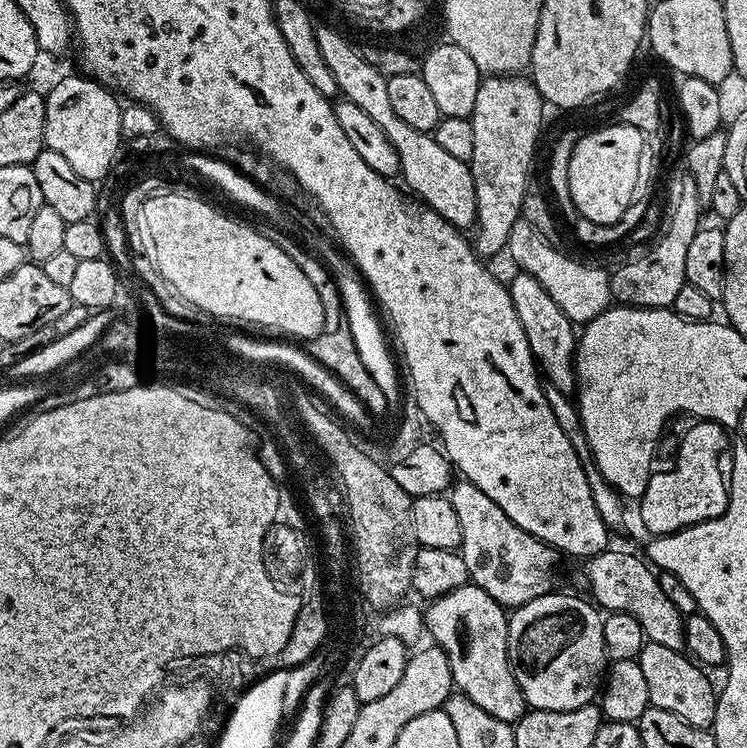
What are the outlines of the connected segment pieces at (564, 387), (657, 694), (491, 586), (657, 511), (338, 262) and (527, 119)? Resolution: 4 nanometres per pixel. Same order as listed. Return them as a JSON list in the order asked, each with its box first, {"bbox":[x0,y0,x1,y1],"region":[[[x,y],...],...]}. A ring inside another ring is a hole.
[{"bbox":[507,271,578,394],"region":[[[517,271],[516,277],[507,281],[510,302],[514,302],[514,314],[518,314],[518,322],[522,322],[522,334],[526,334],[526,342],[532,351],[532,358],[543,379],[567,394],[576,391],[576,345],[578,332],[572,320],[562,314],[562,309],[546,294],[538,278]]]},{"bbox":[638,643,717,729],"region":[[[645,643],[638,657],[643,677],[649,691],[649,705],[662,710],[670,710],[670,714],[678,714],[690,726],[711,729],[716,720],[717,689],[712,689],[708,681],[709,673],[695,660],[689,658],[684,652],[670,650],[670,646],[658,646]]]},{"bbox":[447,479,557,610],"region":[[[457,479],[451,485],[447,498],[454,506],[454,514],[458,514],[458,526],[462,526],[458,551],[466,562],[471,583],[486,590],[490,598],[508,610],[520,608],[526,602],[553,591],[557,549],[534,538],[534,534],[522,530],[522,526],[510,522],[503,510],[468,480]]]},{"bbox":[638,420,730,536],"region":[[[714,420],[695,421],[682,436],[674,466],[670,471],[656,470],[638,497],[638,516],[647,535],[668,536],[684,528],[696,527],[704,521],[720,517],[728,505],[728,483],[722,472],[722,460],[730,448],[729,431]]]},{"bbox":[330,257,402,406],"region":[[[345,257],[342,258],[334,259],[332,264],[330,262],[330,268],[336,288],[339,290],[340,299],[343,302],[345,325],[352,332],[352,338],[354,338],[354,343],[356,343],[356,349],[362,361],[362,366],[369,371],[373,376],[374,382],[381,387],[381,391],[386,395],[388,404],[390,406],[397,405],[401,397],[400,384],[402,388],[402,382],[401,379],[400,382],[398,380],[396,364],[388,350],[386,338],[370,304],[371,299],[361,280],[359,271]]]},{"bbox":[469,76,542,258],"region":[[[488,76],[478,88],[470,117],[474,154],[469,168],[474,178],[476,204],[476,240],[473,239],[472,245],[482,258],[502,252],[507,247],[510,230],[521,219],[523,198],[530,186],[528,174],[542,128],[542,107],[540,91],[524,76]]]}]

